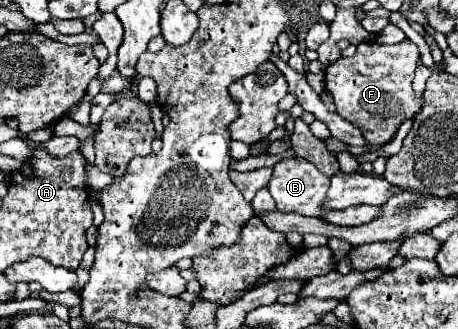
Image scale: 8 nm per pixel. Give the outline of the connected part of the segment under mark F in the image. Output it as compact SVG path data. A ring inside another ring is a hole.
M410 40L394 46L362 42L354 56L338 58L326 68L326 90L332 92L336 112L344 120L362 128L360 132L370 146L384 146L394 140L400 124L414 118L424 104L424 98L416 98L412 90L414 70L418 64L420 52Z

